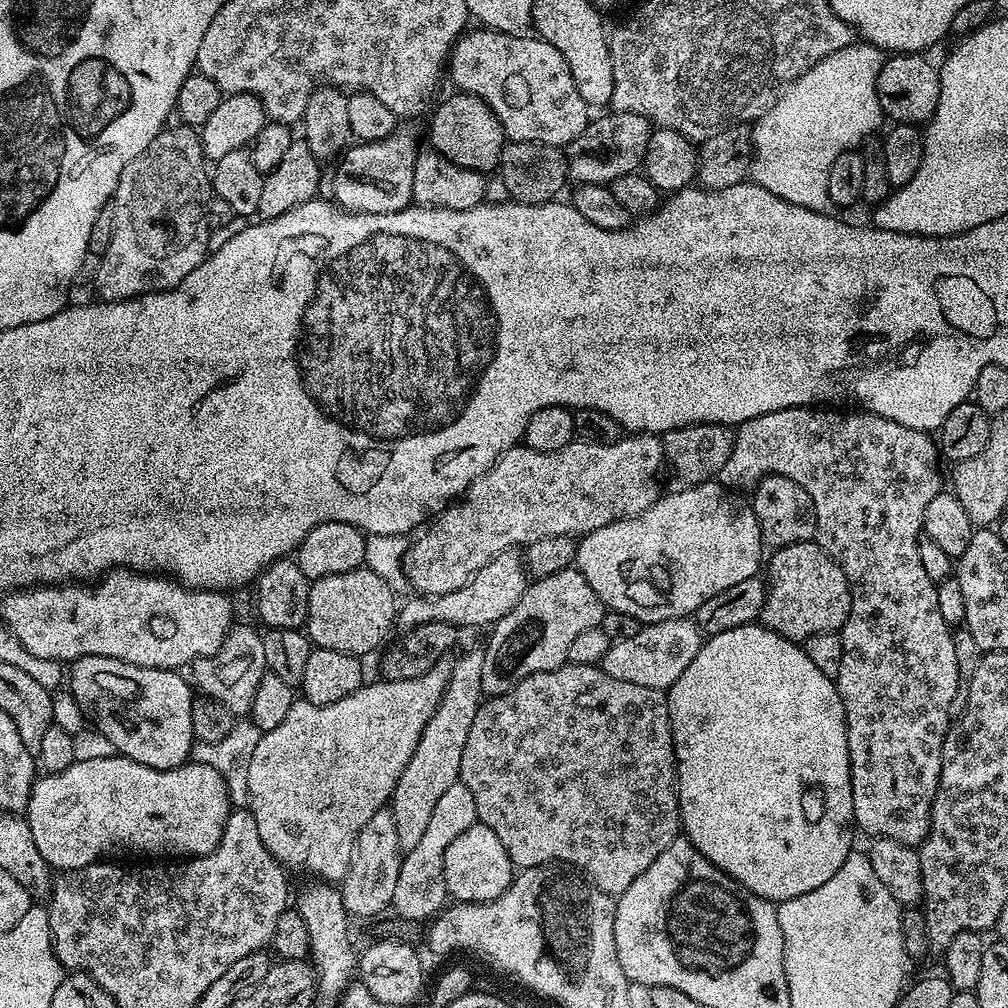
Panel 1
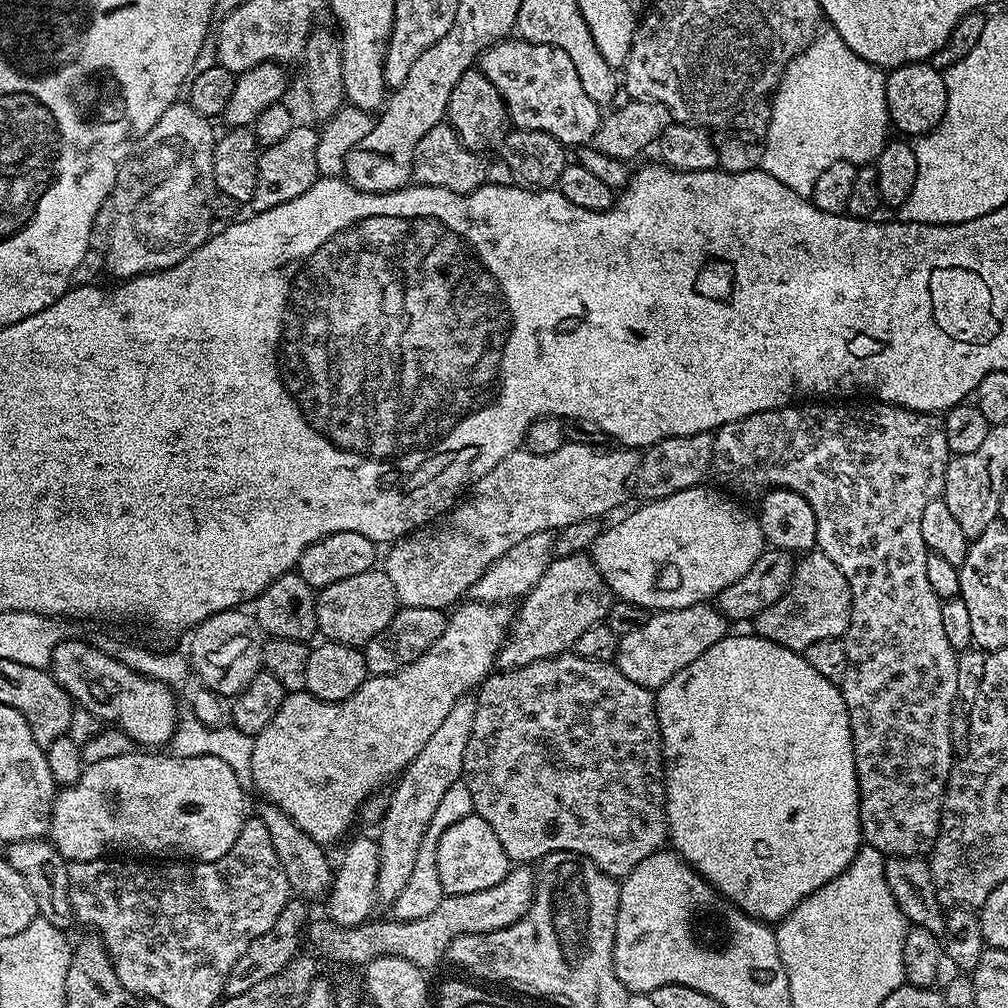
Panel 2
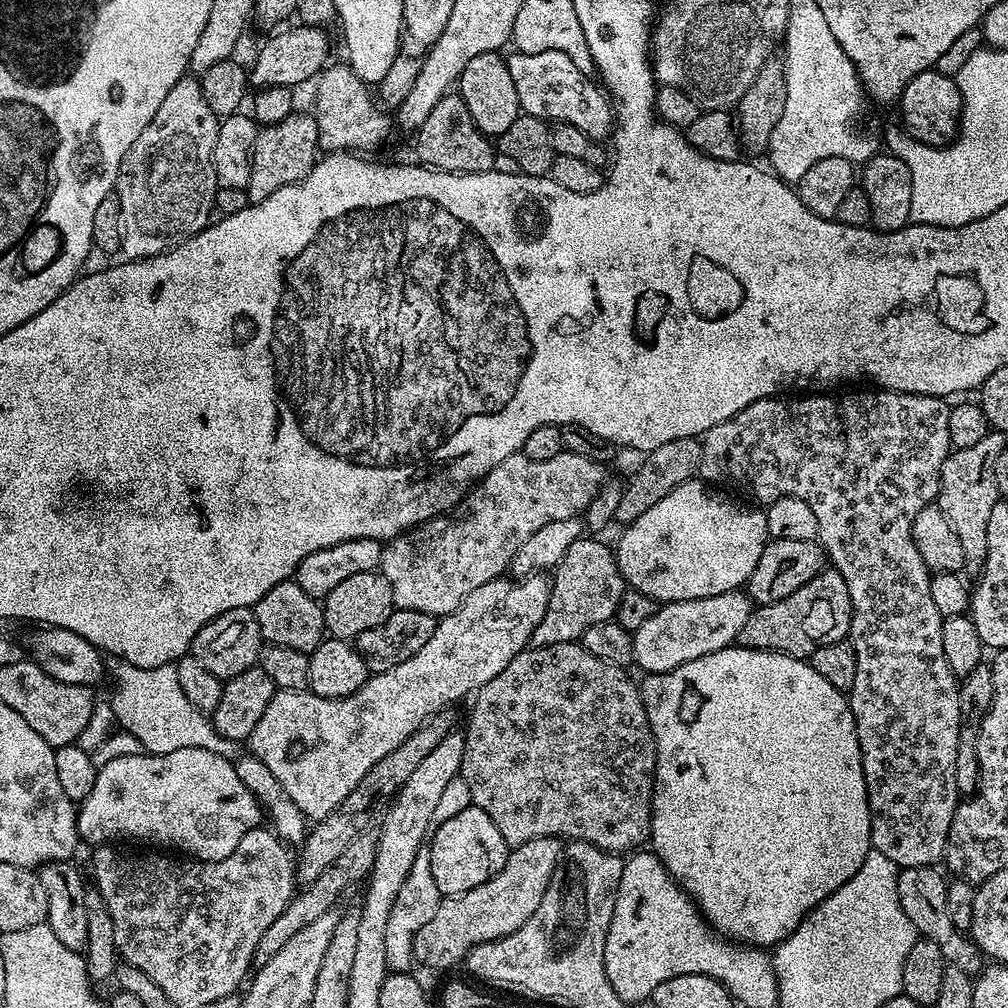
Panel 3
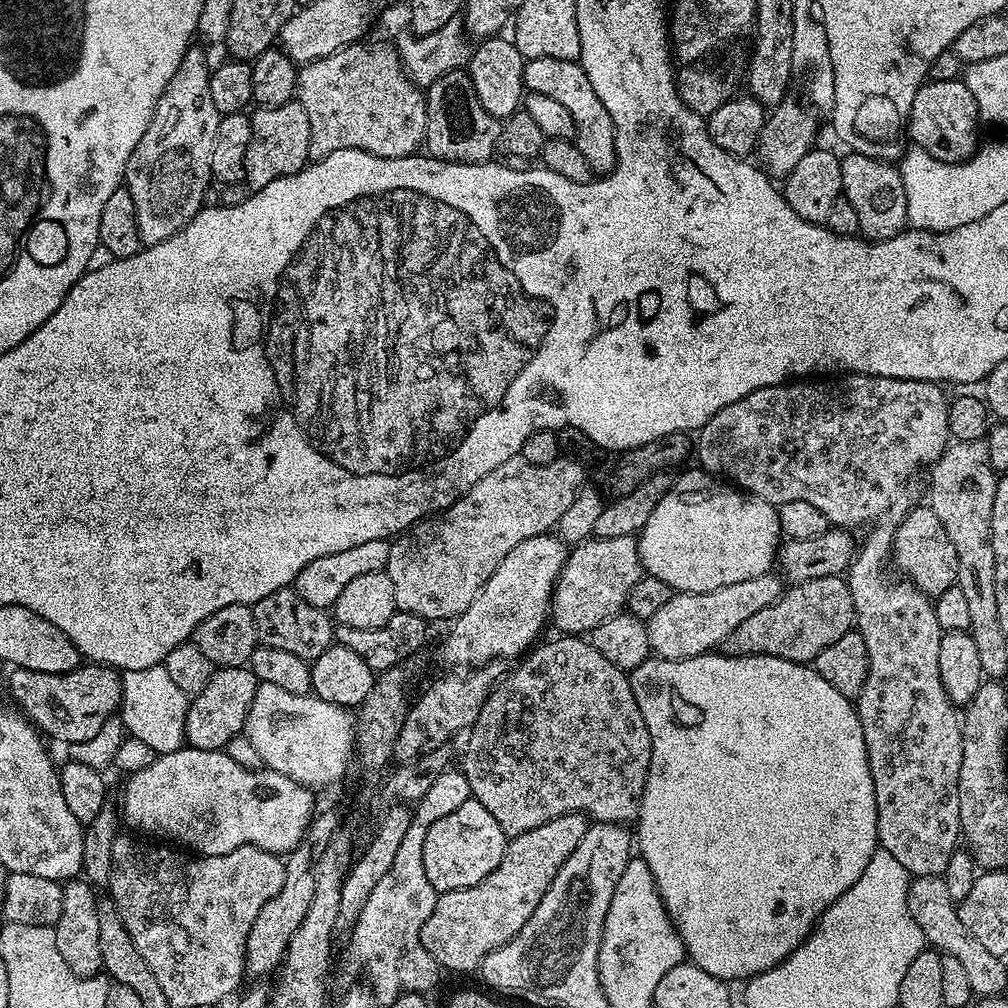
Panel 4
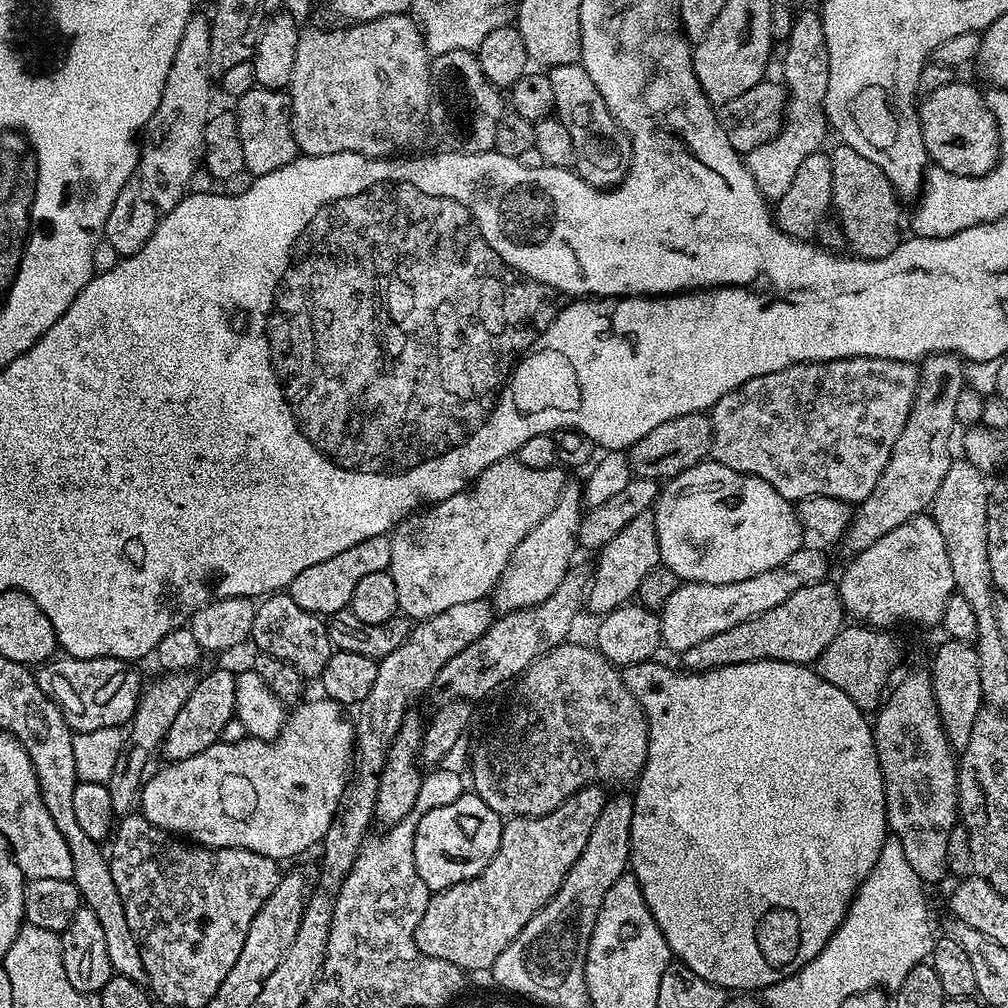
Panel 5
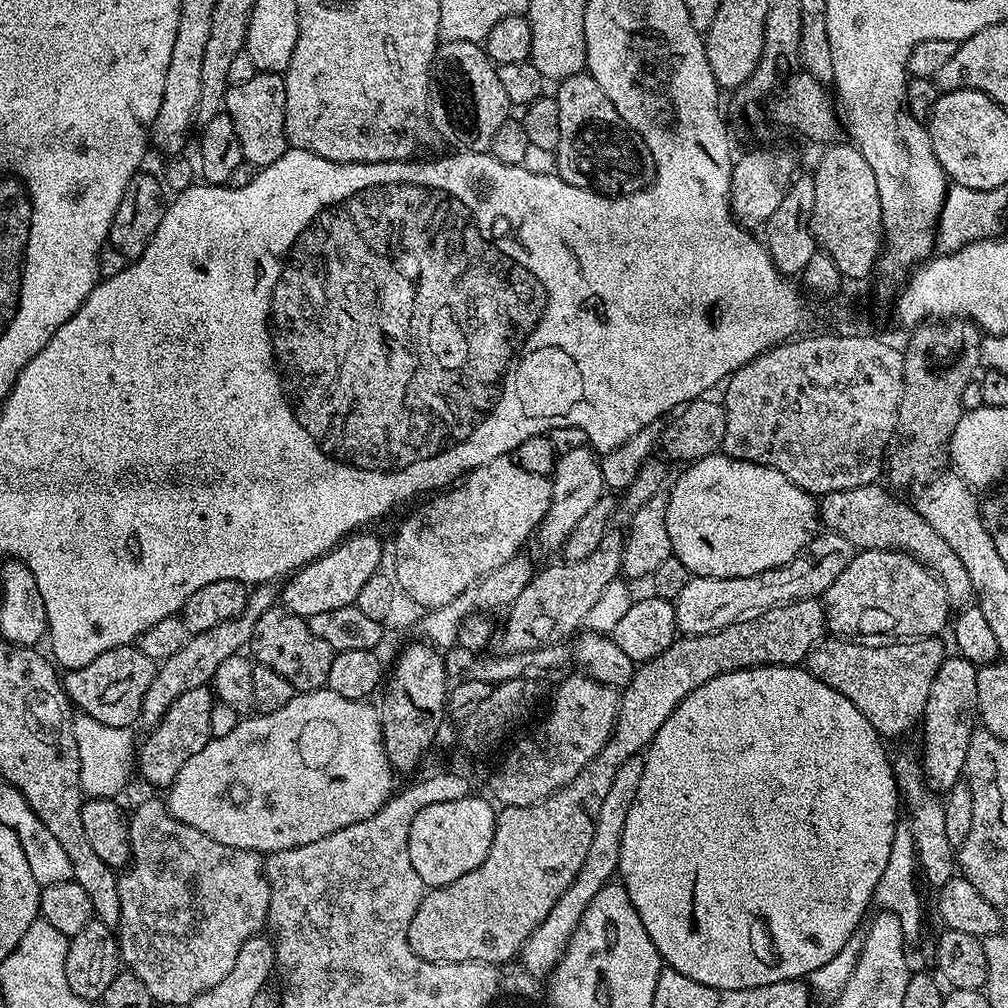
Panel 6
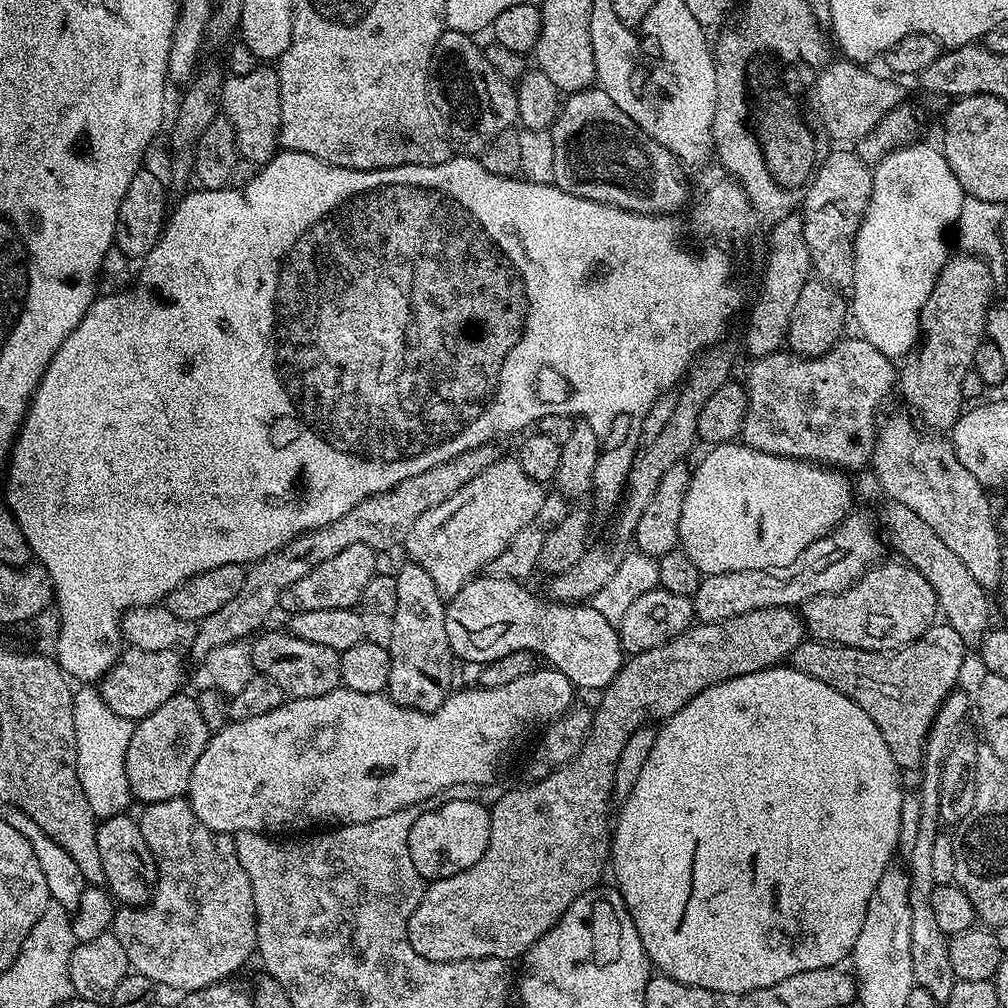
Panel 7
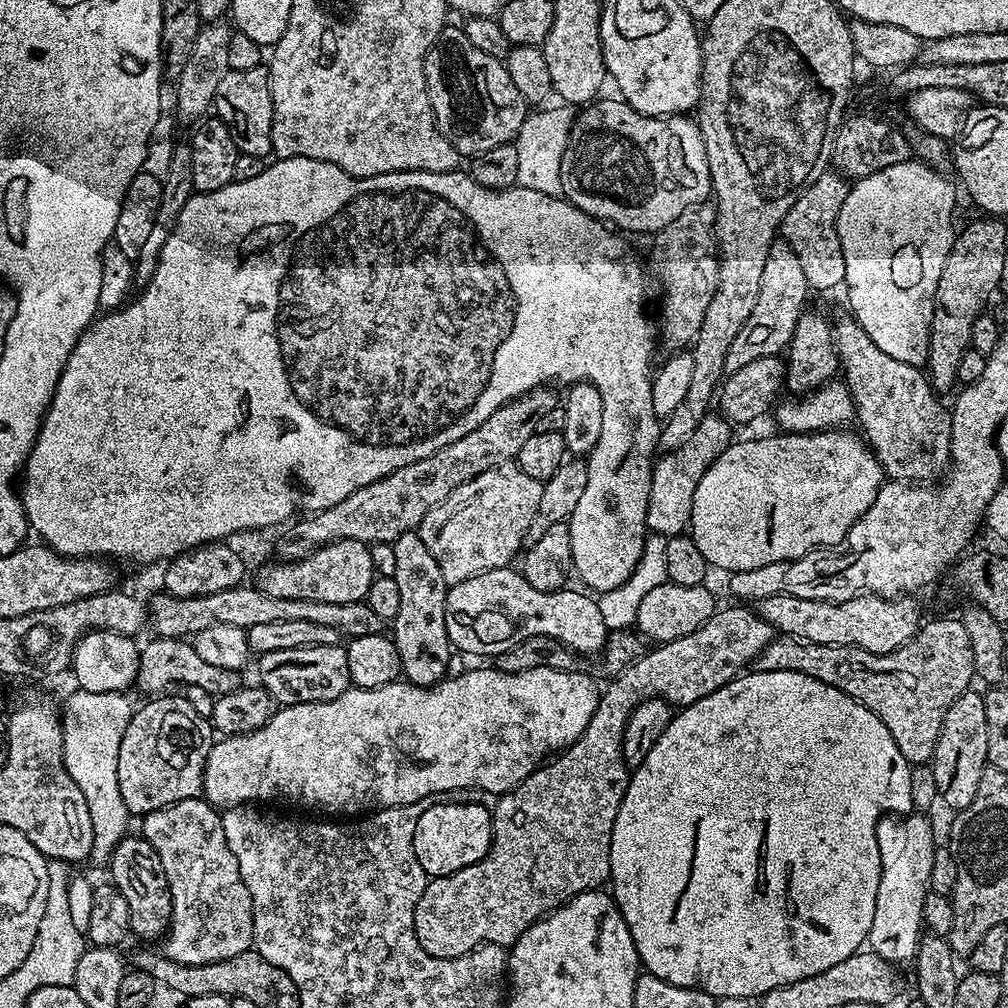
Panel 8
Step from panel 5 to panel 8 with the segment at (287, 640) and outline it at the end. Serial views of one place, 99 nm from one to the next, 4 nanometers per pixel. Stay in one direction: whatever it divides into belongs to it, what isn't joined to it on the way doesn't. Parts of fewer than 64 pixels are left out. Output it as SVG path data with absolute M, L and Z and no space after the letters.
M298 646L294 650L270 650L259 653L256 672L260 675L259 687L265 688L276 699L277 705L309 704L310 702L330 702L338 698L352 684L350 666L346 662L347 647L334 646Z

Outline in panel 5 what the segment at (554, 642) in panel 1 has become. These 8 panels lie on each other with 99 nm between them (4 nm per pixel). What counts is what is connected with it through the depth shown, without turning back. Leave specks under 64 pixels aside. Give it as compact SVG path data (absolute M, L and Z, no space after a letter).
M651 511L638 514L614 542L599 549L596 560L596 572L591 573L590 587L586 597L587 611L607 614L629 603L636 596L638 586L642 586L642 578L650 574L660 564L660 551L658 550L658 530L656 517Z

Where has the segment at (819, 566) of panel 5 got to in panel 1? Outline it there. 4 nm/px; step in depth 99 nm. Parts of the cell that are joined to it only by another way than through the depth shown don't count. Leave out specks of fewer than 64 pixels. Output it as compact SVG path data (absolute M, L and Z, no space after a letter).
M695 619L667 620L657 624L645 624L634 634L634 638L613 640L610 650L599 662L610 678L622 678L622 682L634 682L634 686L646 686L667 690L678 678L682 670L694 662L702 643L702 633Z

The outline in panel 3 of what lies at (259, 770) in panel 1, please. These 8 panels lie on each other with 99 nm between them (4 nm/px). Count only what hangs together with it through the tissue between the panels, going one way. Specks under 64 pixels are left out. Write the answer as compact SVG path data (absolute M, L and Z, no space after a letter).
M544 574L519 578L501 578L486 582L486 586L478 586L478 590L474 590L474 594L470 594L461 602L458 610L454 610L448 616L439 617L434 634L430 634L430 642L426 642L426 646L422 646L422 650L418 650L418 654L414 654L414 658L406 658L406 662L398 662L398 666L394 666L394 670L369 675L368 681L357 692L346 698L327 700L321 696L316 696L310 690L299 692L285 688L279 689L274 694L274 698L270 698L270 706L266 706L266 711L262 714L258 726L254 726L254 734L250 737L251 755L257 756L262 762L266 762L270 774L274 774L274 778L278 778L278 782L282 782L282 790L286 790L286 794L294 802L294 806L298 806L298 810L302 810L302 814L309 821L315 822L326 818L340 805L342 798L346 798L346 794L350 794L350 790L354 790L354 786L358 786L358 782L362 782L362 778L366 778L366 774L370 774L372 767L378 762L382 762L382 758L386 758L386 754L390 754L390 750L398 750L398 746L402 746L402 742L406 742L406 738L410 738L410 734L414 734L414 730L421 728L430 716L451 709L451 704L455 700L462 699L463 696L465 698L471 697L476 689L486 686L486 682L490 682L490 678L502 674L502 670L506 670L506 666L510 666L512 659L532 644L534 630L546 614L551 589L549 577Z

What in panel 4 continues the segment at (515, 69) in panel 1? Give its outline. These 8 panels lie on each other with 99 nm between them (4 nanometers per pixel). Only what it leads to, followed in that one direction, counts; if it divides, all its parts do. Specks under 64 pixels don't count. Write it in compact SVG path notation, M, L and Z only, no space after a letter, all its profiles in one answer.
M534 58L524 66L524 86L528 92L541 92L556 99L561 106L570 110L572 124L576 128L574 143L576 149L590 162L593 173L607 174L616 166L617 129L612 123L612 116L602 106L602 98L594 94L590 78L586 78L583 68L574 60L562 58Z

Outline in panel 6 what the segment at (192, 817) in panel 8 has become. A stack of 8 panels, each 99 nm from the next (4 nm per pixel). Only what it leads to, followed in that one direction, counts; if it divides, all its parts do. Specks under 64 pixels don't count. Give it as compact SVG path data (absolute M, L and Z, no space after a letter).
M163 799L142 801L133 812L130 812L128 829L130 830L132 859L130 866L125 867L118 876L118 902L120 903L118 943L123 967L138 978L142 978L146 990L150 990L153 1001L157 1005L191 1005L192 1000L198 998L198 994L210 990L210 986L218 986L218 982L222 982L222 978L226 978L226 974L230 974L234 962L238 959L238 950L242 950L242 946L246 946L249 938L257 935L267 925L270 886L264 877L264 861L259 852L248 852L244 848L222 846L222 842L214 842L214 838L206 838L206 834L202 834L202 830L194 830L194 826L190 826L186 822L178 822L178 818L174 818L170 814L168 805Z

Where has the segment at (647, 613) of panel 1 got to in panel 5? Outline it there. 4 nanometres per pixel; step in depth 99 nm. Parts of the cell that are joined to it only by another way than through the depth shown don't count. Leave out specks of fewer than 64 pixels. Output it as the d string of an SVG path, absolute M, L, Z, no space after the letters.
M713 459L667 481L660 489L654 515L660 564L689 584L746 582L746 578L754 578L754 574L763 574L766 570L774 570L774 566L782 566L790 554L802 547L800 519L796 517L796 509L789 497L778 494L770 482L730 470L730 466L722 466Z

